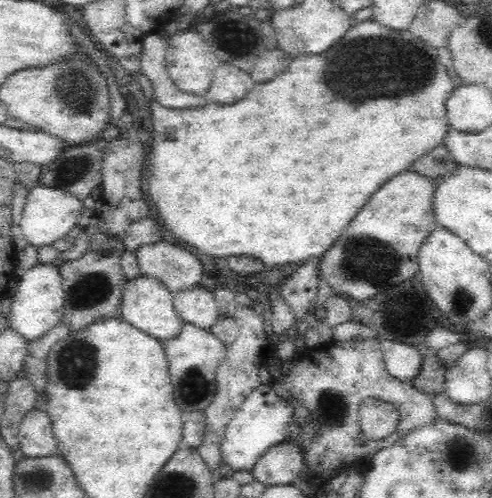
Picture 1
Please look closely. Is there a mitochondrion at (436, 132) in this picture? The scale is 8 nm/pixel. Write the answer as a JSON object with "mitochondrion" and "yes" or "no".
{"mitochondrion":"no"}

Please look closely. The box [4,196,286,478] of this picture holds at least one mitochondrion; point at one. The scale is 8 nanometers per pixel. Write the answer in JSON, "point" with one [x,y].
{"point":[76,361]}

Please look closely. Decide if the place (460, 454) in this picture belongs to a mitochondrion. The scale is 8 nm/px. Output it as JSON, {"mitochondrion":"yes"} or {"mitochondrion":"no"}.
{"mitochondrion":"yes"}

